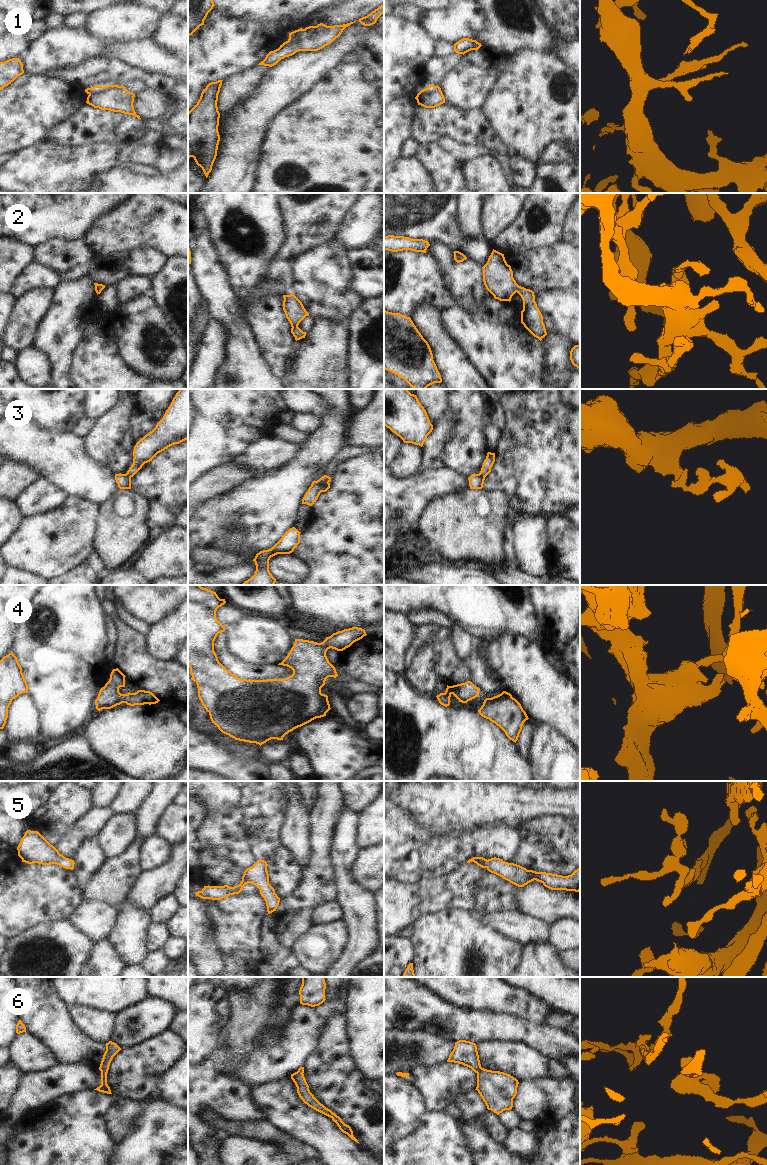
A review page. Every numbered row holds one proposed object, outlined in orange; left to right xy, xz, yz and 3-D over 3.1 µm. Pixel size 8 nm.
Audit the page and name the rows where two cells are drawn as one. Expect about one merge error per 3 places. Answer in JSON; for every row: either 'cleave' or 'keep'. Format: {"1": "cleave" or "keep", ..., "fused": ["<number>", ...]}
{"1": "keep", "2": "keep", "3": "cleave", "4": "keep", "5": "keep", "6": "keep", "fused": ["3"]}

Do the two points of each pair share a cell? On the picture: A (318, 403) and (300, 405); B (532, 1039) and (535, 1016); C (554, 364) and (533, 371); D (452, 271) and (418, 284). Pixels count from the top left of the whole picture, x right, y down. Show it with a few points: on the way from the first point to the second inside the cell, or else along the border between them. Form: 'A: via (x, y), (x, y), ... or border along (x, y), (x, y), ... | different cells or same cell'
A: via (314, 403), (304, 403) | same cell
B: border along (512, 1015), (542, 1024) | different cells
C: border along (542, 344), (544, 349), (543, 378) | different cells
D: border along (429, 255), (438, 263), (442, 278), (453, 296) | different cells

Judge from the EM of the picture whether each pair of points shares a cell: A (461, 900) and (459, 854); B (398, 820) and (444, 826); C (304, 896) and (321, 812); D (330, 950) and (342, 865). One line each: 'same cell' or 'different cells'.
A: different cells
B: different cells
C: same cell
D: different cells

